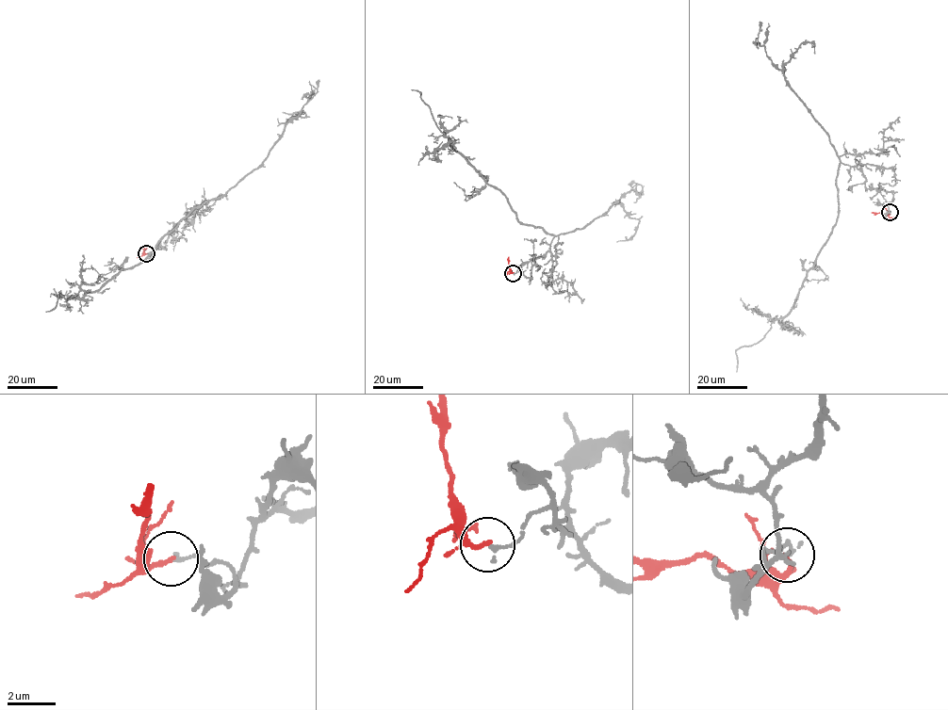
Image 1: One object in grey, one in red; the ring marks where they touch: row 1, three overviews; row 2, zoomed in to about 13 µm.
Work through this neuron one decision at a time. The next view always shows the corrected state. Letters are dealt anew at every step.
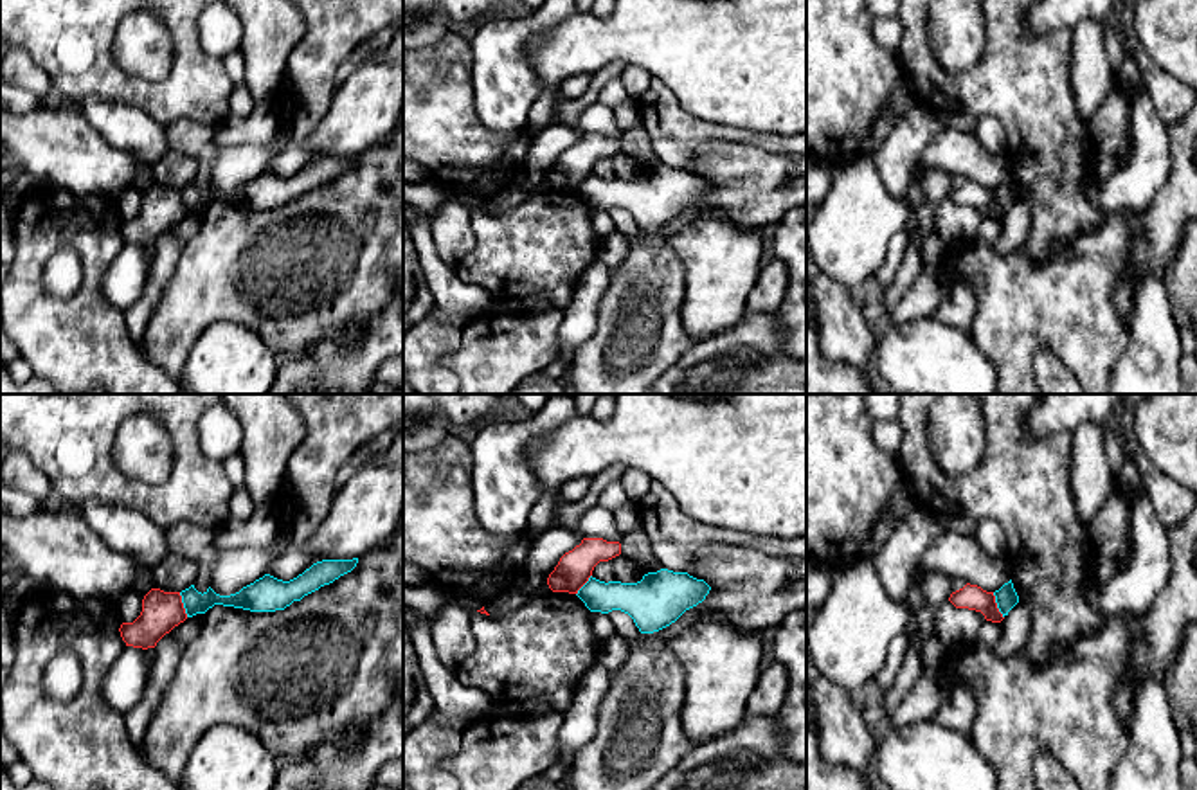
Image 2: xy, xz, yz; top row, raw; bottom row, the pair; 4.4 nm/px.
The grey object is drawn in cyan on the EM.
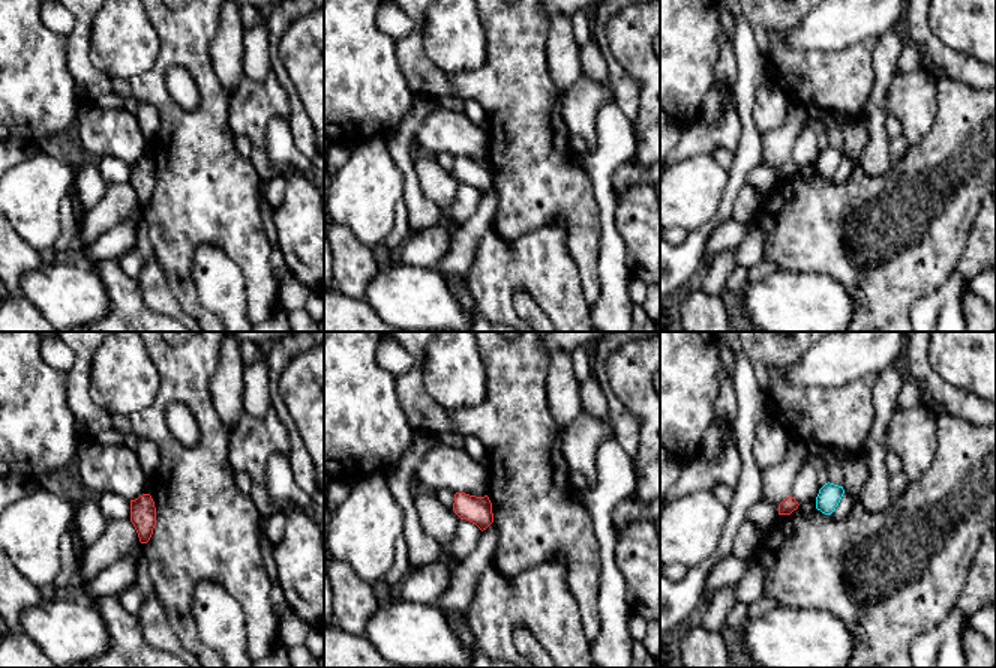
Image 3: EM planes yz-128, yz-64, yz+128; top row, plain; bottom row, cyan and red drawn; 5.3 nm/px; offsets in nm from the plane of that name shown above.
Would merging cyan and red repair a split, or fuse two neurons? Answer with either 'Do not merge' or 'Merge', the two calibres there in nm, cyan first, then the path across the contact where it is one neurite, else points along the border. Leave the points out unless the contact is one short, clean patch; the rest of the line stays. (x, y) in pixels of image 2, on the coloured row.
Do not merge. Thickness 100 nm (cyan) against 110 nm. Boundary: yz (992, 592), (1003, 618)

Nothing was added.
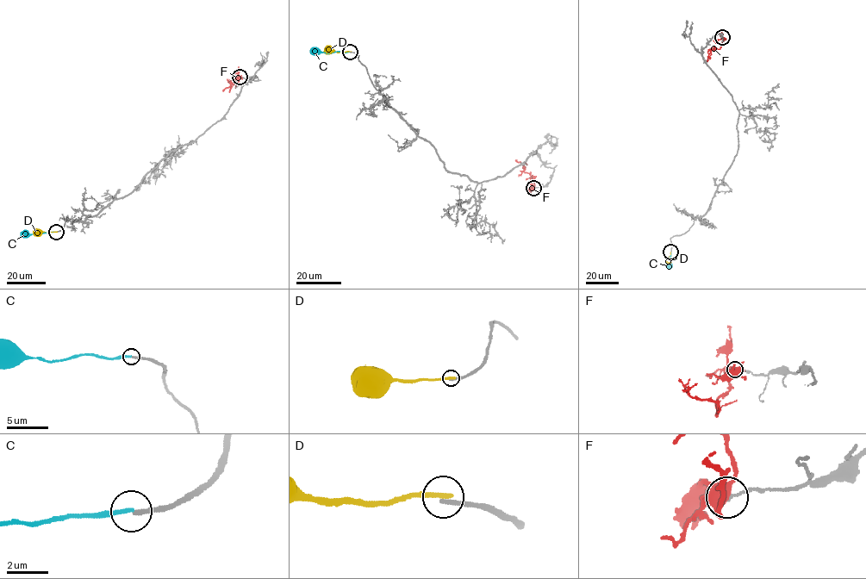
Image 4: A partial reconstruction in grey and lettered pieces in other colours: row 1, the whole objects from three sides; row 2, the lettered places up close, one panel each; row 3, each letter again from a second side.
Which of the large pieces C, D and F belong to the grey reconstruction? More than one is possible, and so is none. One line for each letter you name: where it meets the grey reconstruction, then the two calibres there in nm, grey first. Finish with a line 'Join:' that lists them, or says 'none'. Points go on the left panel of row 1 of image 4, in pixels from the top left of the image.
Join: none

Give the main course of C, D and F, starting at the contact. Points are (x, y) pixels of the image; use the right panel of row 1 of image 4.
C: (670, 252), (671, 265), (669, 267)
D: (670, 252), (667, 263)
F: (722, 37), (724, 40), (720, 48), (712, 50), (710, 58), (708, 49)

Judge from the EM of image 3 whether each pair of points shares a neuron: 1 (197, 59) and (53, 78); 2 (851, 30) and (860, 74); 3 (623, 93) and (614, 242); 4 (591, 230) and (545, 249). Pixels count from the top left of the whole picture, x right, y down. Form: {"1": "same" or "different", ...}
{"1": "different", "2": "different", "3": "different", "4": "different"}

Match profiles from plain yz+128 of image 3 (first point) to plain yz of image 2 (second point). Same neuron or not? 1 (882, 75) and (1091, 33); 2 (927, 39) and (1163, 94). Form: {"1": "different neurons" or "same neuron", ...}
{"1": "same neuron", "2": "same neuron"}

